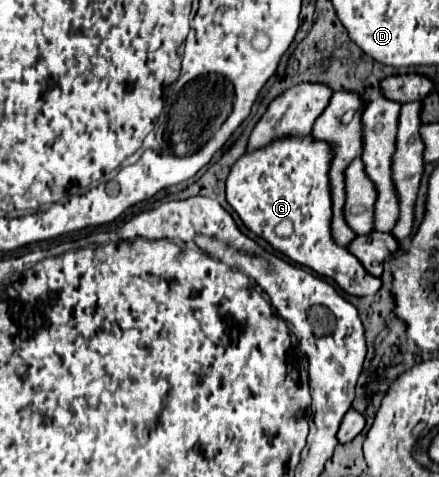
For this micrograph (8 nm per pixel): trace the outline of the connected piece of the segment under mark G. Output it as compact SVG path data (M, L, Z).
M311 135L303 139L277 139L259 151L245 153L233 165L227 177L227 201L249 231L263 237L291 261L313 269L321 277L333 279L347 295L375 295L381 287L381 279L369 275L359 259L345 247L335 245L329 235L329 163L331 147L323 141L313 141Z

